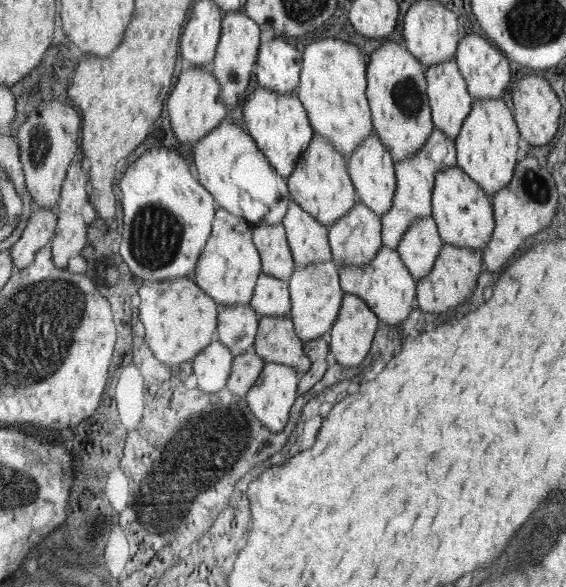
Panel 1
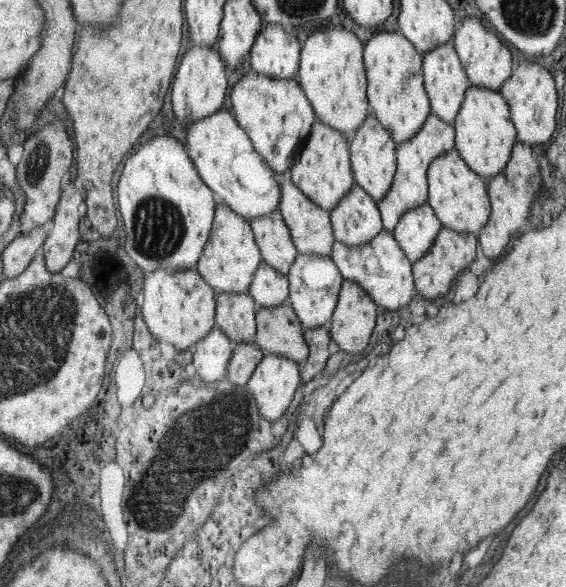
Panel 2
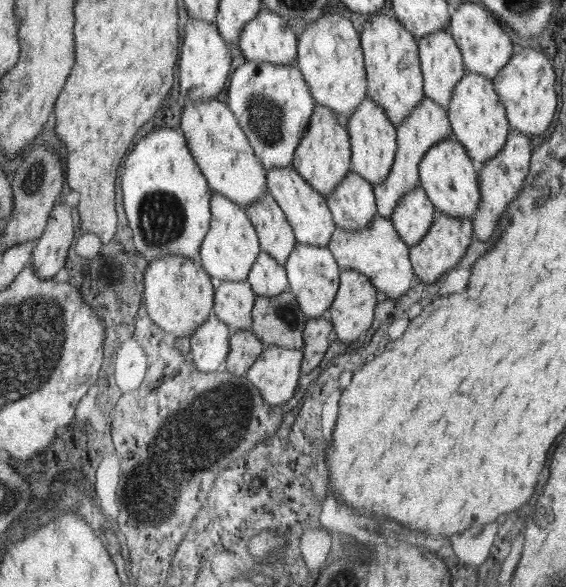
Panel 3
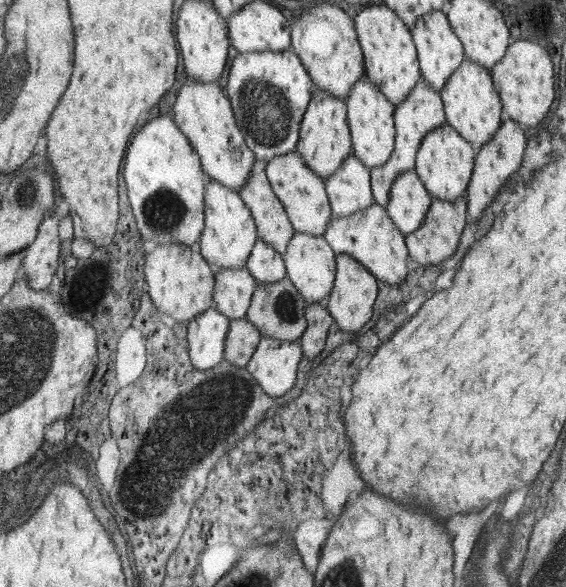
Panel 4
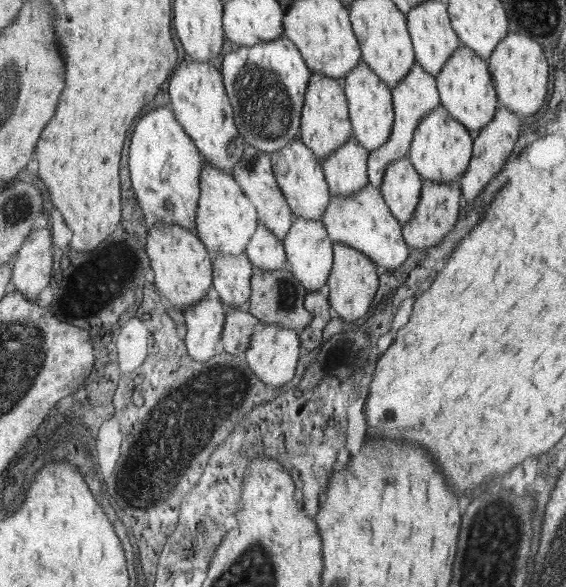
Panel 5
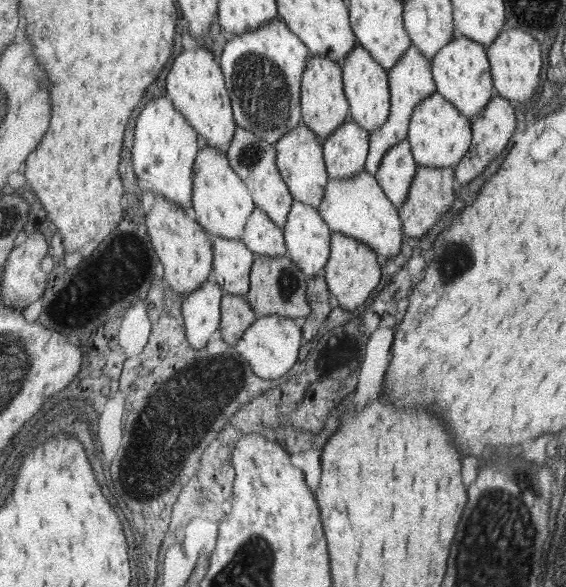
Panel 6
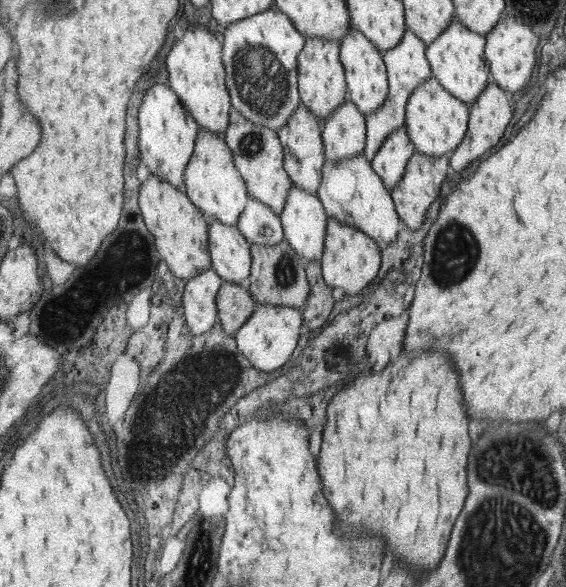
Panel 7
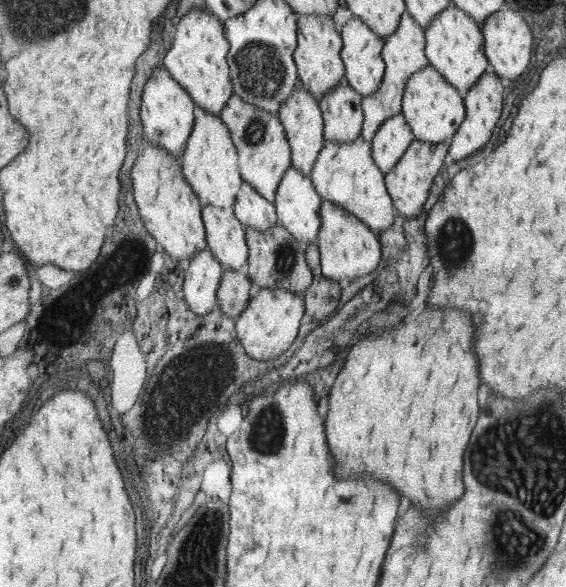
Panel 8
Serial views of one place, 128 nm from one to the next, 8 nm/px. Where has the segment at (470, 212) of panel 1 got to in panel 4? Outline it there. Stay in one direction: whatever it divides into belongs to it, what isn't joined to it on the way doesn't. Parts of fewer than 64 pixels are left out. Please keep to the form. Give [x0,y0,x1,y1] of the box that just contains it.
[415,122,474,201]

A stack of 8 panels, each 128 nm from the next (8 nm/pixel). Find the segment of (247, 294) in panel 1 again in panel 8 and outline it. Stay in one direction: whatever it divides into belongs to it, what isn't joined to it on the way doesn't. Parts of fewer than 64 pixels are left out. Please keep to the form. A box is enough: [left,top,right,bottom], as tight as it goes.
[180,106,243,208]

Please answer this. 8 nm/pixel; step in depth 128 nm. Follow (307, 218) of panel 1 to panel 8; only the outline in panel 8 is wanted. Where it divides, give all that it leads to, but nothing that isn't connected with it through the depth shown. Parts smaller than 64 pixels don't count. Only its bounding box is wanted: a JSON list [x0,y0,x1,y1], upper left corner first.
[278,88,325,176]

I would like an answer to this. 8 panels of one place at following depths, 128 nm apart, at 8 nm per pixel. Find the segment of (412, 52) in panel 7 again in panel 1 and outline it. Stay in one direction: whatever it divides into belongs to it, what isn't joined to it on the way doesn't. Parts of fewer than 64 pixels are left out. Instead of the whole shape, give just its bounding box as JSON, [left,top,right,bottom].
[382,127,457,249]

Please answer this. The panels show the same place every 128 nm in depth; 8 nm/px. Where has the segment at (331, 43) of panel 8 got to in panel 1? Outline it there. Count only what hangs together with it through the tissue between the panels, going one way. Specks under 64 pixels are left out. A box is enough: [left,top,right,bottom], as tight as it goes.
[287,134,354,228]

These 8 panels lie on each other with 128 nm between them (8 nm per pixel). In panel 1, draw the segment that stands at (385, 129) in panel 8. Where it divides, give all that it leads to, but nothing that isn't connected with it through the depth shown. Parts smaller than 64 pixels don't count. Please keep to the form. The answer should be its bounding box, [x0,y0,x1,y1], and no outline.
[397,215,443,281]

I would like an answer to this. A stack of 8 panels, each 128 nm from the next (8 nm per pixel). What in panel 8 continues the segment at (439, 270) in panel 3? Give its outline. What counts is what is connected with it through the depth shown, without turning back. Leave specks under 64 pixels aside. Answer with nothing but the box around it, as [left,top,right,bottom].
[386,138,448,219]

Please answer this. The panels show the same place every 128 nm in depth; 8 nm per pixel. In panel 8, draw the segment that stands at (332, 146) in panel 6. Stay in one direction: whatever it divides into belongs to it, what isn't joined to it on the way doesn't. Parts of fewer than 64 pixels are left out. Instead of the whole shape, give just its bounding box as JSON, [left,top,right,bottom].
[320,82,365,143]

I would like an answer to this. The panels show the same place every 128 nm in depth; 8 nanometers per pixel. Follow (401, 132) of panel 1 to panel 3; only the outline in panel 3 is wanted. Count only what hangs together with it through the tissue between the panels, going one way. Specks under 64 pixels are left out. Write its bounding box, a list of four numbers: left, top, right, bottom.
[362,15,425,128]

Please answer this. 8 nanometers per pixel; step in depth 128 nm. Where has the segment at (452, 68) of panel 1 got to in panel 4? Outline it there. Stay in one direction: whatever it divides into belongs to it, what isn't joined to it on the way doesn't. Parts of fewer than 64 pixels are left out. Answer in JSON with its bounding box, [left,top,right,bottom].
[413,10,465,92]

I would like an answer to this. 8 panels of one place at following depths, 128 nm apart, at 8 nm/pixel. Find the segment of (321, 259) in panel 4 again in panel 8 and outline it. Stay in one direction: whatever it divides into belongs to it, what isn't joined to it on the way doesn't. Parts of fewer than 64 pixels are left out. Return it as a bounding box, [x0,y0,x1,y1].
[276,166,322,245]

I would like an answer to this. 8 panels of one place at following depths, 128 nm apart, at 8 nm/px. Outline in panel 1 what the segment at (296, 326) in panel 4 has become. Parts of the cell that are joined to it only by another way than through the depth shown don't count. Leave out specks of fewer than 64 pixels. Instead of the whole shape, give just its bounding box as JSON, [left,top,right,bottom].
[253,316,310,374]

